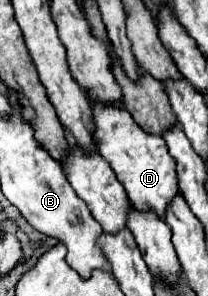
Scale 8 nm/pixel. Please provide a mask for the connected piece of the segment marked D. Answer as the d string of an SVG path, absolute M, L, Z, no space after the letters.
M91 101L93 111L93 143L99 155L111 165L117 179L123 183L129 201L139 209L153 209L159 217L163 217L167 203L179 191L177 175L175 175L175 161L167 153L165 141L159 135L151 135L149 131L141 129L131 113L123 107Z

